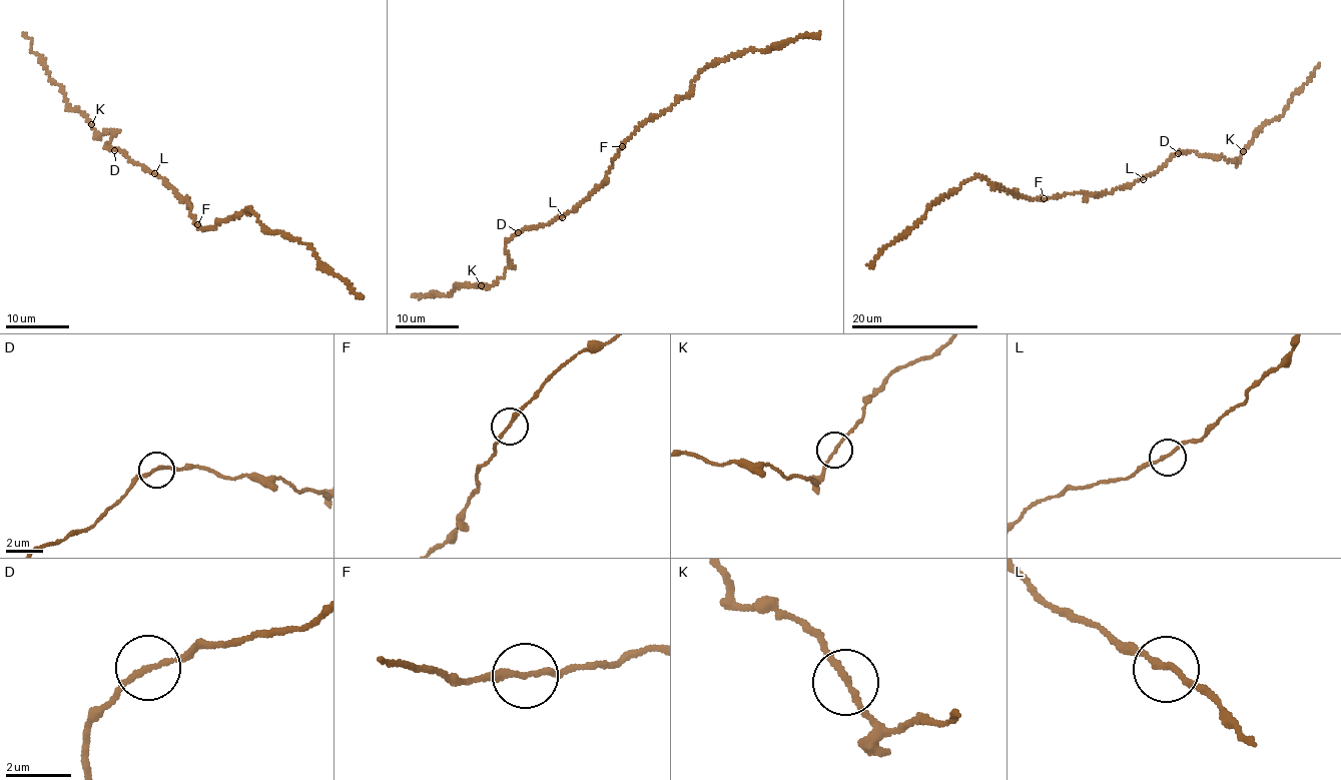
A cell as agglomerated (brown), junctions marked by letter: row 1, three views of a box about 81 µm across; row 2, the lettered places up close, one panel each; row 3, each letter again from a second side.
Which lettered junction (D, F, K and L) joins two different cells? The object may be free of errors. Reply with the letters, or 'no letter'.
K

